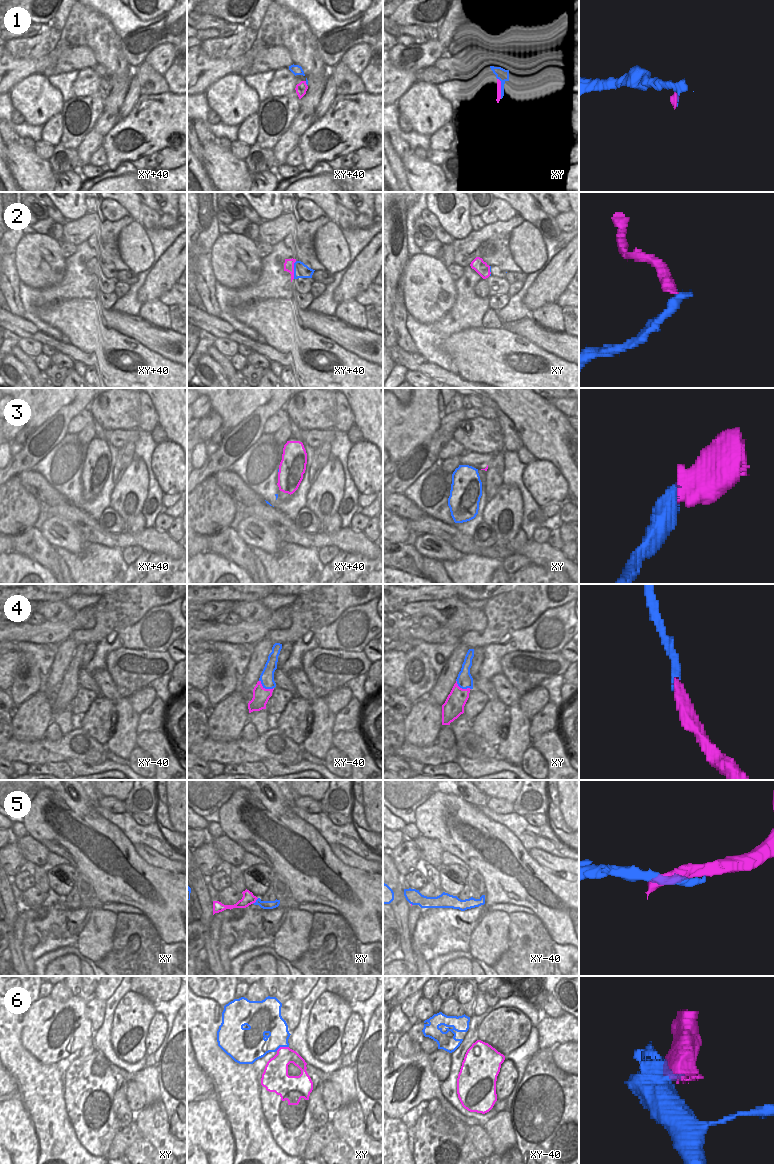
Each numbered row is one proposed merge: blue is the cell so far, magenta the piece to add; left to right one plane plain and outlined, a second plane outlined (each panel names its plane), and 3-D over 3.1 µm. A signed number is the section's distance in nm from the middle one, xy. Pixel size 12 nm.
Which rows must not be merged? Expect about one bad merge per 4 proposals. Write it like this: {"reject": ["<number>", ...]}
{"reject": ["1", "2", "5", "6"]}

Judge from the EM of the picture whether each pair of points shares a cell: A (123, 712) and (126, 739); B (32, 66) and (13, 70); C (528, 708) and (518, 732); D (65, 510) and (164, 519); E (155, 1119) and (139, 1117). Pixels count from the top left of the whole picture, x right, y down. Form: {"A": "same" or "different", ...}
{"A": "same", "B": "same", "C": "different", "D": "different", "E": "same"}

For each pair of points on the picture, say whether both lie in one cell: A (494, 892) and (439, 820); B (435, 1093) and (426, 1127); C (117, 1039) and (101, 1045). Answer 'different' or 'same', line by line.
A: different
B: different
C: different

